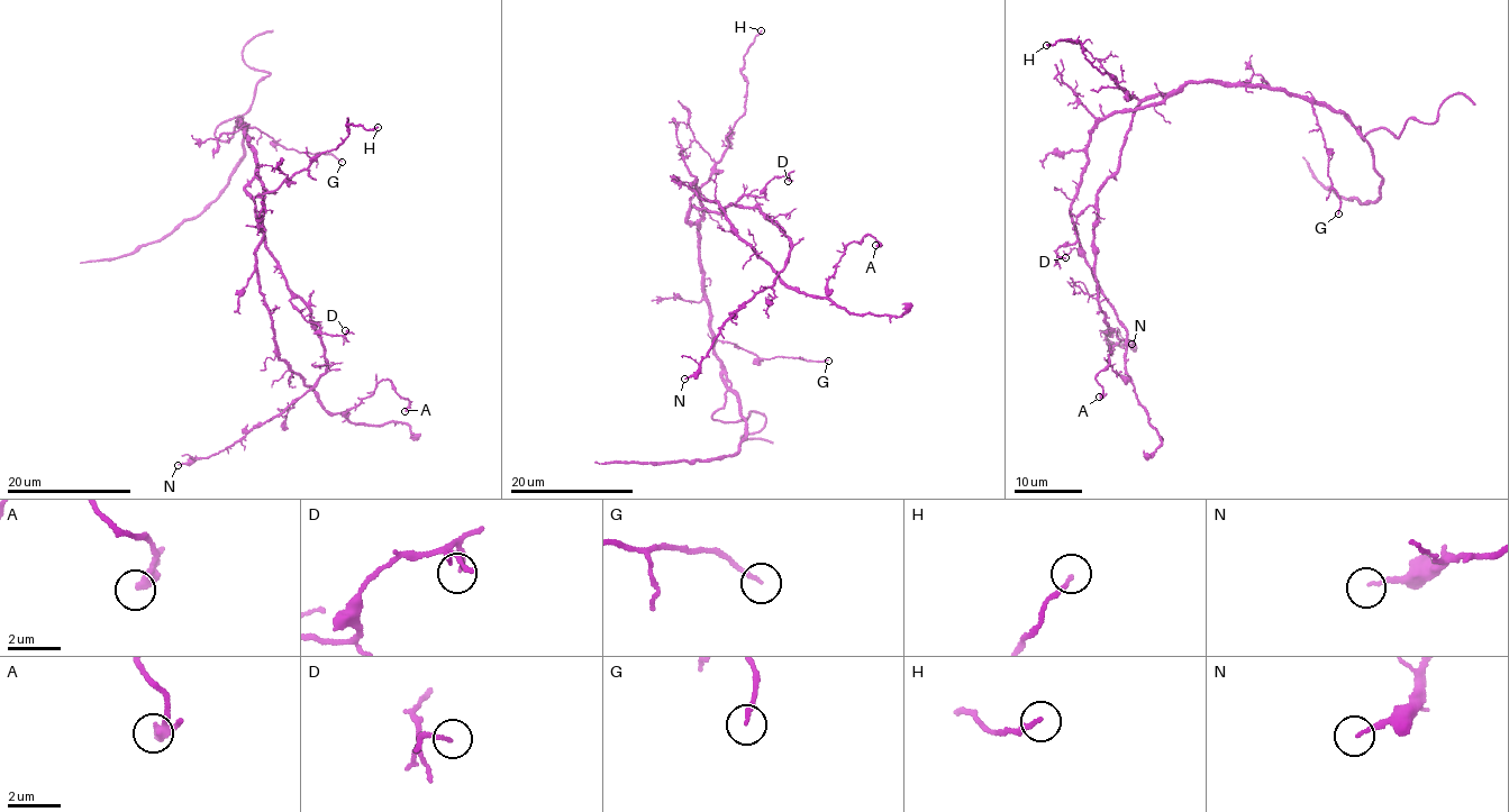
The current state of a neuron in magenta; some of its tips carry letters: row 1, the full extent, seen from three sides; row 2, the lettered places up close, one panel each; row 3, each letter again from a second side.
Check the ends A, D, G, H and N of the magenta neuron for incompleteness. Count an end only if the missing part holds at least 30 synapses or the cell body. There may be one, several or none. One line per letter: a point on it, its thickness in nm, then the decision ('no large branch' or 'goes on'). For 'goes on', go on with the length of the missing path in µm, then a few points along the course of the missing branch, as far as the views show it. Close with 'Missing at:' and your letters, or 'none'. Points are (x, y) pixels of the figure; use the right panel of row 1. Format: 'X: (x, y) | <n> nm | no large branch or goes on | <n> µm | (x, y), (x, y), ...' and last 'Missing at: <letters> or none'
A: (1099, 397) | 380 nm | no large branch
D: (1065, 257) | 130 nm | no large branch
G: (1338, 213) | 150 nm | no large branch
H: (1046, 45) | 140 nm | no large branch
N: (1132, 344) | 110 nm | no large branch
Missing at: none

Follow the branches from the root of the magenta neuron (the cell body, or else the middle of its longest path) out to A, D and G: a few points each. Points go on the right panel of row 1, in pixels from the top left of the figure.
A: (1163, 99), (1098, 122), (1071, 211), (1078, 252), (1127, 334), (1130, 377), (1108, 355), (1099, 397)
D: (1163, 99), (1166, 92), (1146, 96), (1135, 110), (1116, 170), (1082, 209), (1073, 245), (1056, 252), (1065, 257)
G: (1163, 99), (1189, 82), (1217, 79), (1303, 97), (1327, 152), (1338, 213)

